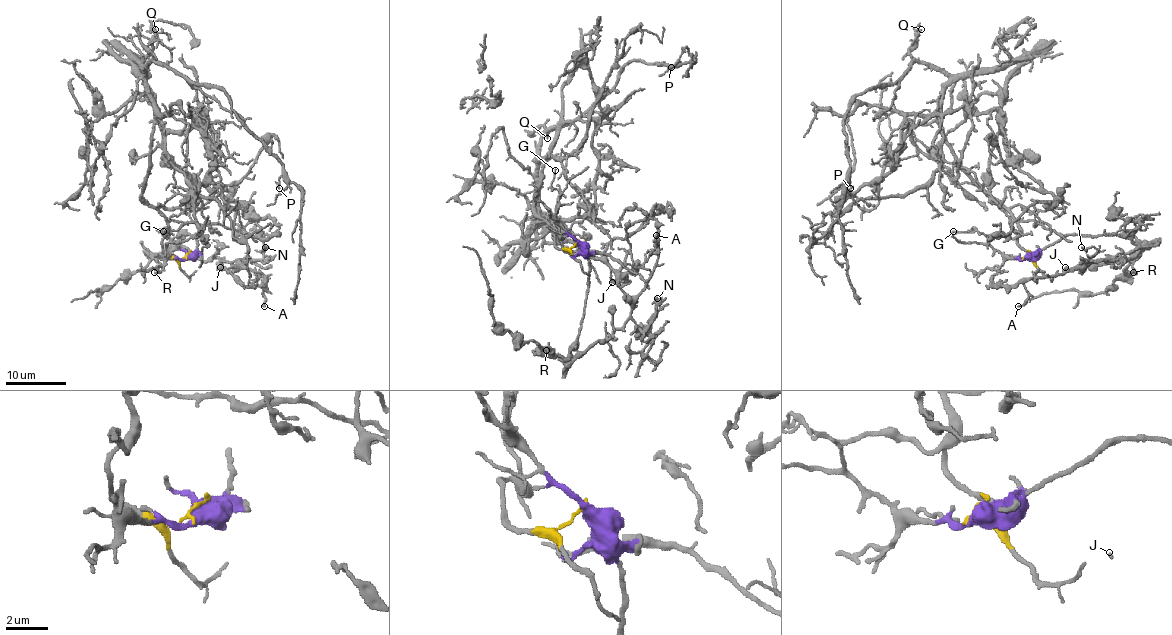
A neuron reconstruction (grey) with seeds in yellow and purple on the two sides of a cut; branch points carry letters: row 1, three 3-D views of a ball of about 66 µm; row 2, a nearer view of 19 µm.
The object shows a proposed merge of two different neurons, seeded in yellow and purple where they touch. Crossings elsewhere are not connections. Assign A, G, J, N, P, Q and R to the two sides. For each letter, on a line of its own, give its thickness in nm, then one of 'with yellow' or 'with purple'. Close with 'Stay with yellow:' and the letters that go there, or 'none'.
A: calibre 120 nm; with purple
G: calibre 160 nm; with yellow
J: calibre 240 nm; with purple
N: calibre 90 nm; with purple
P: calibre 80 nm; with yellow
Q: calibre 100 nm; with yellow
R: calibre 130 nm; with purple
Stay with yellow: G, P, Q

